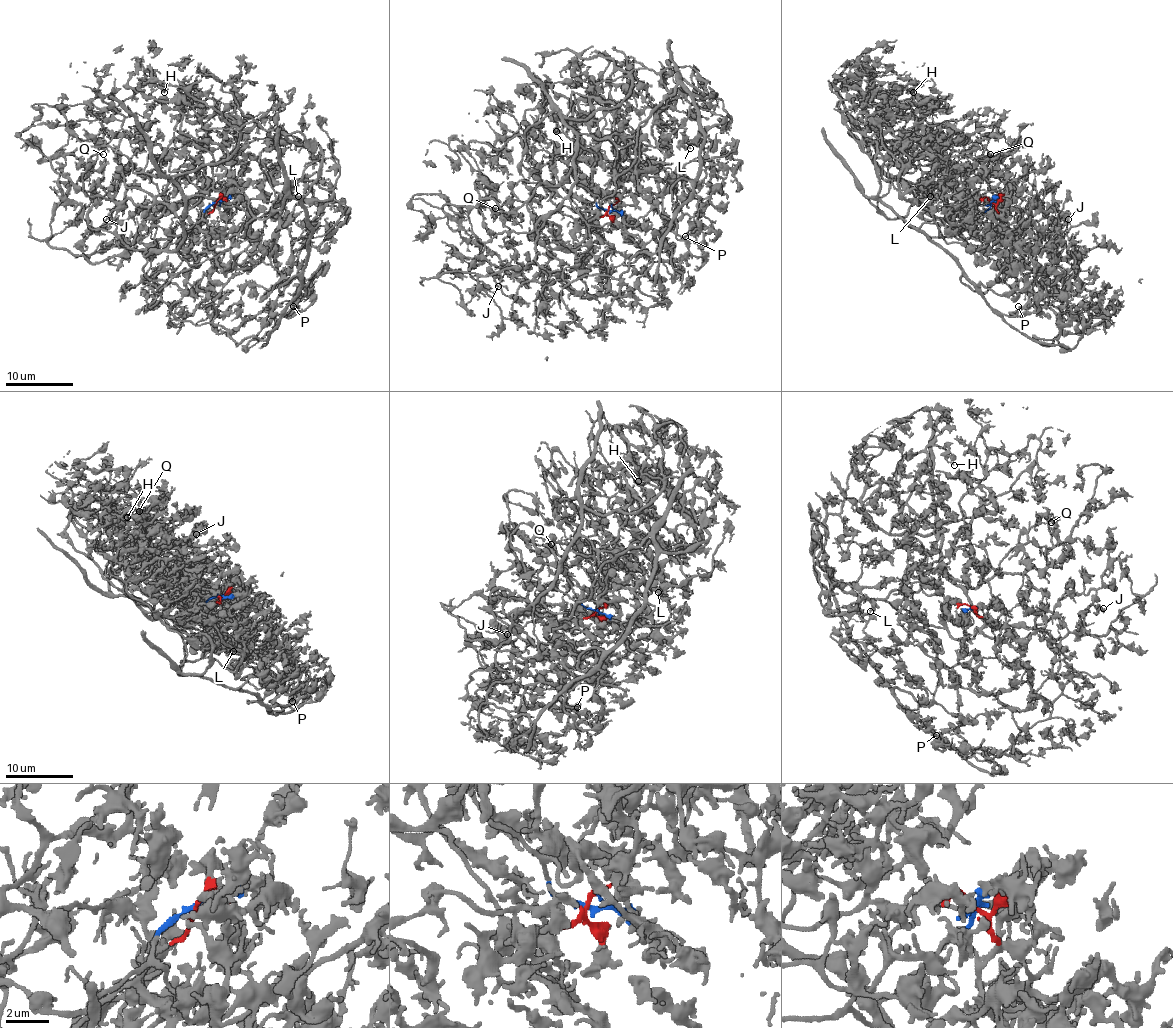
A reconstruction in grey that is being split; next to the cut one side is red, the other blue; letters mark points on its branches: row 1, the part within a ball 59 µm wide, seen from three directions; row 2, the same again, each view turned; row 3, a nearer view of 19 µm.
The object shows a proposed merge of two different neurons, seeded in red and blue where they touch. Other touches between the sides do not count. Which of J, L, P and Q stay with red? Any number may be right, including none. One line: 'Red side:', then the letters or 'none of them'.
Red side: L, P

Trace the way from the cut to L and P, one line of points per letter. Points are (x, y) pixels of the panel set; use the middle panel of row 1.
L: (607, 210), (590, 211), (634, 161), (643, 122), (636, 142), (644, 161), (661, 164), (680, 128), (690, 149)
P: (607, 210), (590, 211), (634, 161), (637, 127), (678, 84), (704, 132), (692, 196), (678, 211), (685, 237)

